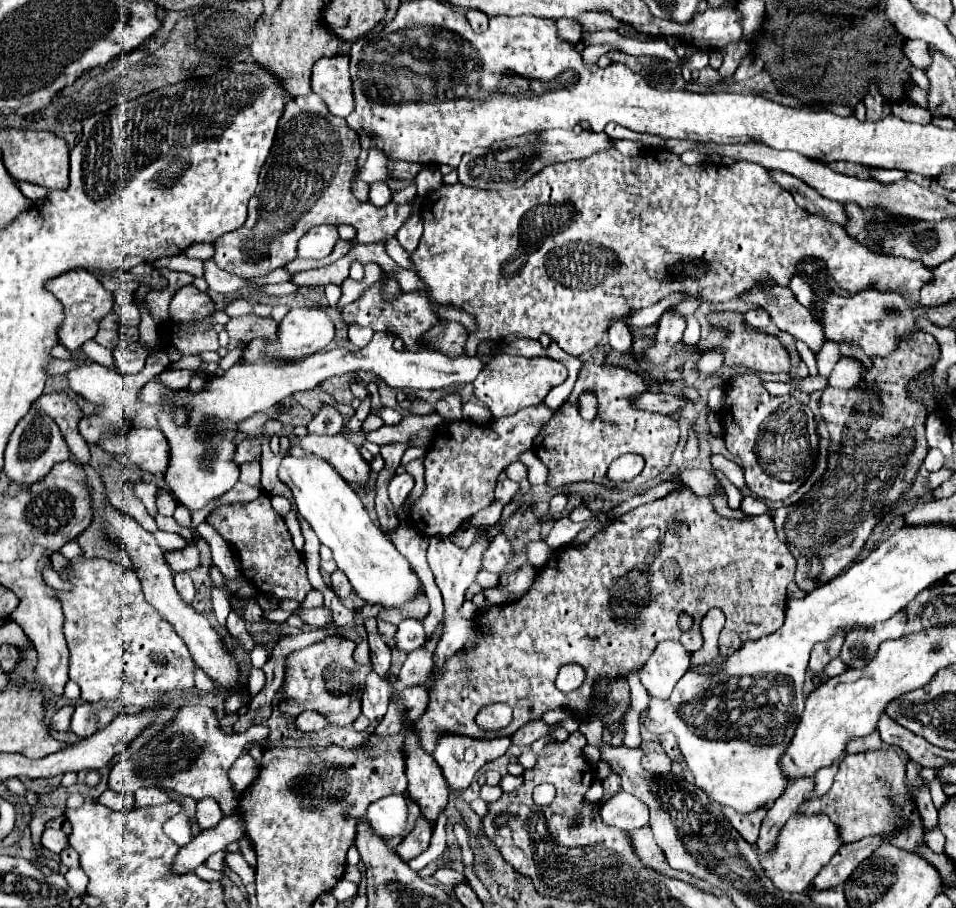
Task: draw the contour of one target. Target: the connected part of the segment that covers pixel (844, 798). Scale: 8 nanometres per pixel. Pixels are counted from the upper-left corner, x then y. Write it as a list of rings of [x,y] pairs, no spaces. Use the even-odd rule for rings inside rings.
[[[879,749],[879,751],[867,751],[867,753],[857,753],[857,755],[845,755],[845,759],[839,765],[839,771],[835,775],[835,781],[823,797],[809,799],[799,807],[801,815],[827,815],[839,829],[839,839],[841,843],[853,843],[863,837],[871,835],[885,835],[889,845],[903,847],[907,851],[915,851],[925,843],[925,827],[921,821],[921,815],[917,813],[917,807],[913,803],[913,797],[909,795],[909,787],[905,783],[905,761],[899,759],[893,751]]]

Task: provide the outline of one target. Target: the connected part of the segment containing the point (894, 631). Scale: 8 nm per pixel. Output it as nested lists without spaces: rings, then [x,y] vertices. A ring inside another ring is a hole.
[[[905,611],[895,613],[891,619],[871,625],[871,627],[855,627],[845,635],[845,645],[841,649],[841,659],[849,667],[863,667],[875,655],[875,649],[881,641],[903,637],[905,633]]]

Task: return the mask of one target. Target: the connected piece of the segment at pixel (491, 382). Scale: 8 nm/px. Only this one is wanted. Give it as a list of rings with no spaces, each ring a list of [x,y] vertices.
[[[501,355],[501,359],[497,361],[497,371],[494,371],[494,359],[490,360],[485,365],[485,369],[479,373],[479,377],[473,381],[473,387],[475,387],[475,397],[491,409],[493,417],[507,417],[525,407],[543,403],[545,395],[565,379],[567,379],[567,369],[551,357],[525,359],[525,357]]]

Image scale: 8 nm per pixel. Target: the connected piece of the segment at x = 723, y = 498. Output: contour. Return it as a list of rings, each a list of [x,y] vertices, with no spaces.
[[[720,492],[715,496],[710,496],[709,500],[713,504],[715,510],[718,514],[733,519],[743,519],[743,517],[747,517],[747,515],[743,515],[741,511],[733,511],[727,504],[727,496]]]

